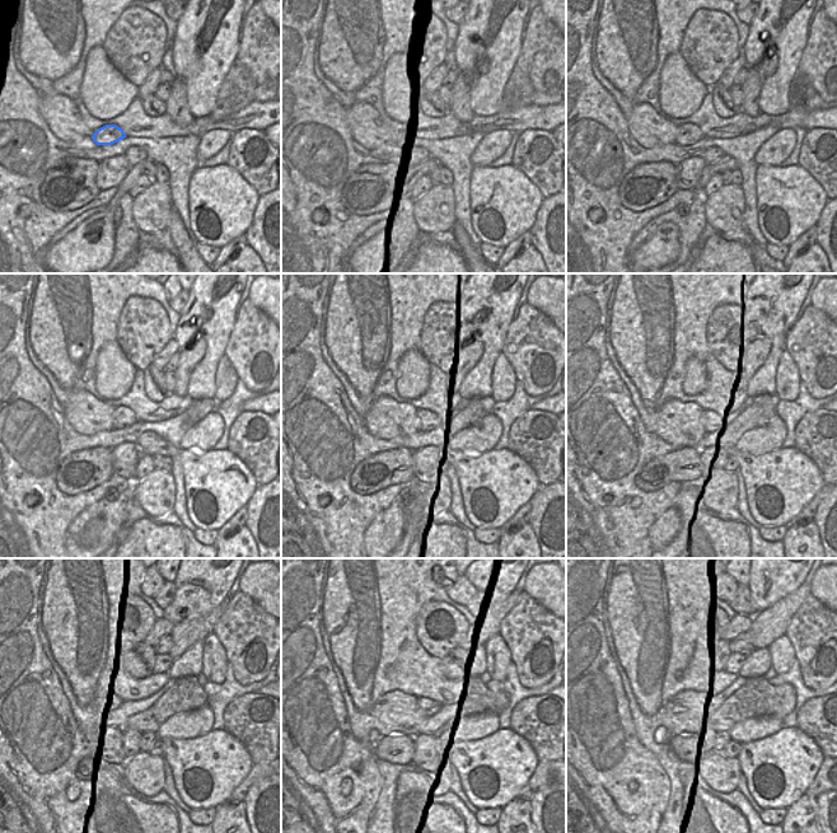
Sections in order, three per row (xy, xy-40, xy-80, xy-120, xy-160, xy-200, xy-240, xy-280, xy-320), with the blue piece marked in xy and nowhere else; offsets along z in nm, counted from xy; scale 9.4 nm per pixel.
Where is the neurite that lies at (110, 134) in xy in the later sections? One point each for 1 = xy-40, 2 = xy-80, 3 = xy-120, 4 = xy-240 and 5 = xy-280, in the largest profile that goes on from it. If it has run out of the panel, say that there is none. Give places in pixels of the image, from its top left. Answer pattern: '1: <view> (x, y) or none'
1: xy-40 (398, 134)
2: xy-80 (687, 134)
3: xy-120 (122, 416)
4: xy-240 (143, 703)
5: xy-280 (425, 703)

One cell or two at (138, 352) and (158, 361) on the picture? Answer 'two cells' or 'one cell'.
two cells

